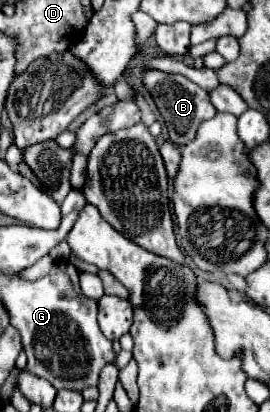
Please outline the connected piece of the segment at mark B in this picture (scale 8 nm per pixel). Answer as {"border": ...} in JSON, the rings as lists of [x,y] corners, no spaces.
{"border":[[[145,71],[143,73],[143,85],[151,93],[159,113],[165,119],[169,139],[175,145],[185,145],[191,141],[197,133],[197,127],[201,121],[209,119],[211,115],[217,113],[217,109],[207,101],[207,91],[189,81],[185,75],[173,75],[173,73],[163,73],[163,71]]]}

